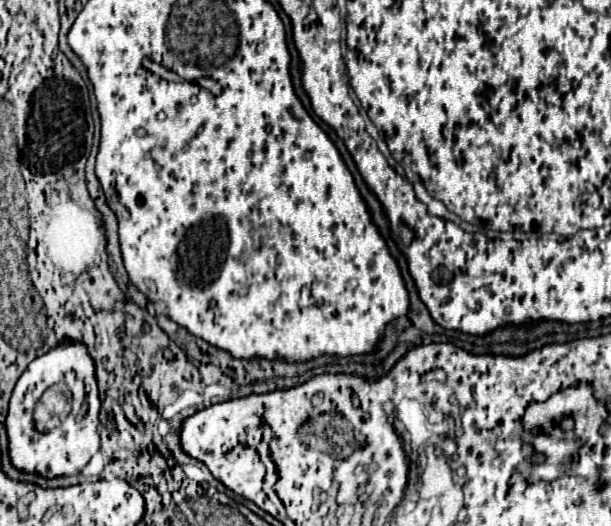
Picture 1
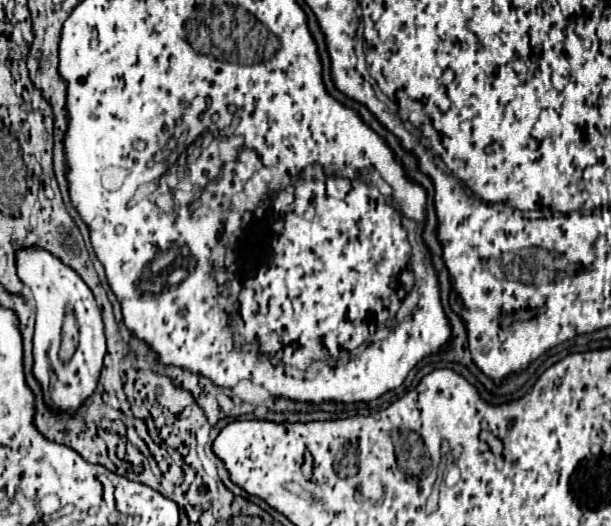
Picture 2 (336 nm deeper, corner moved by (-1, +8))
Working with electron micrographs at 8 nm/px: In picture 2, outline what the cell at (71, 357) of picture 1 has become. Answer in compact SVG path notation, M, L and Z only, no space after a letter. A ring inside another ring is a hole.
M23 248L17 252L17 274L21 282L31 290L37 302L37 320L35 320L35 338L33 338L33 374L41 384L43 392L49 390L53 394L53 406L57 412L65 412L73 416L85 400L95 392L97 380L103 368L105 356L105 334L103 334L103 318L95 304L95 298L87 284L71 270L63 266L59 258L47 254L45 250ZM73 310L79 326L79 348L69 362L61 362L57 358L57 350L61 344L61 326L65 314Z

